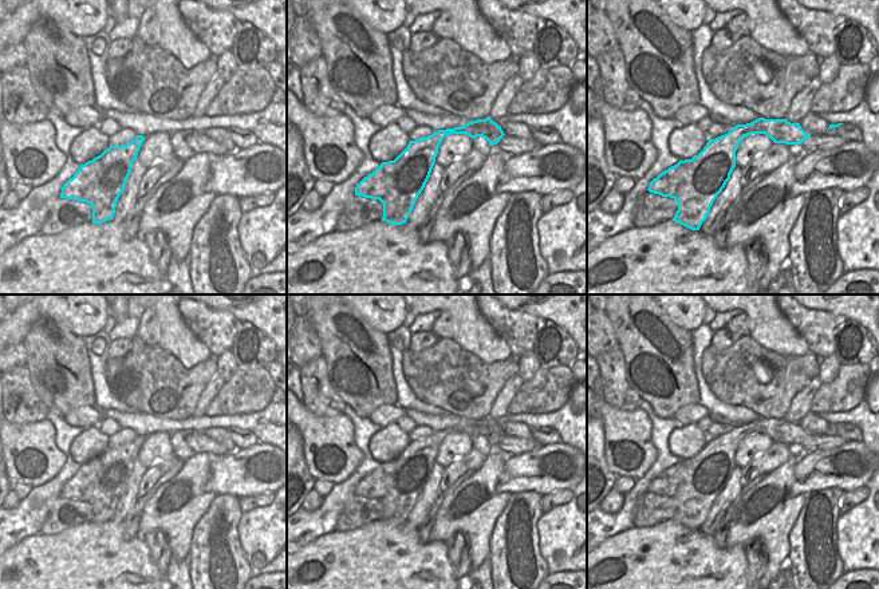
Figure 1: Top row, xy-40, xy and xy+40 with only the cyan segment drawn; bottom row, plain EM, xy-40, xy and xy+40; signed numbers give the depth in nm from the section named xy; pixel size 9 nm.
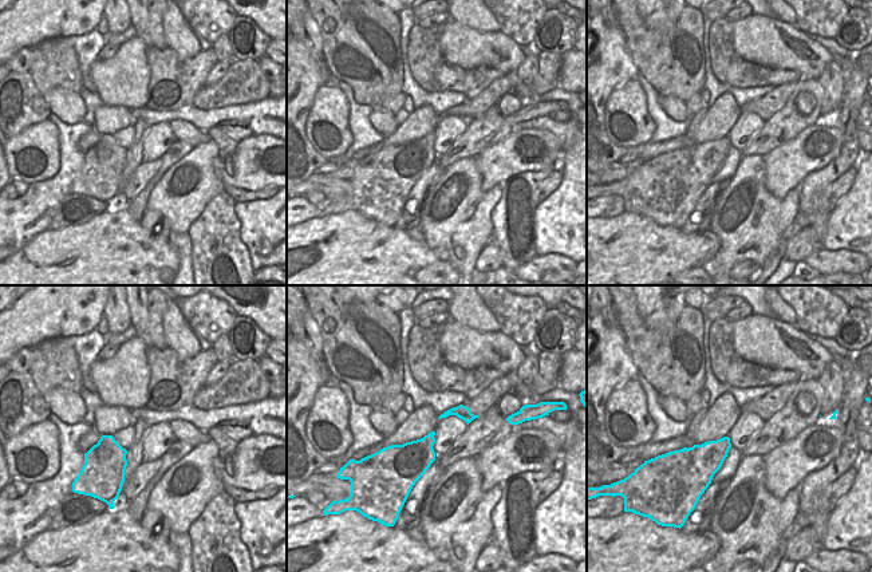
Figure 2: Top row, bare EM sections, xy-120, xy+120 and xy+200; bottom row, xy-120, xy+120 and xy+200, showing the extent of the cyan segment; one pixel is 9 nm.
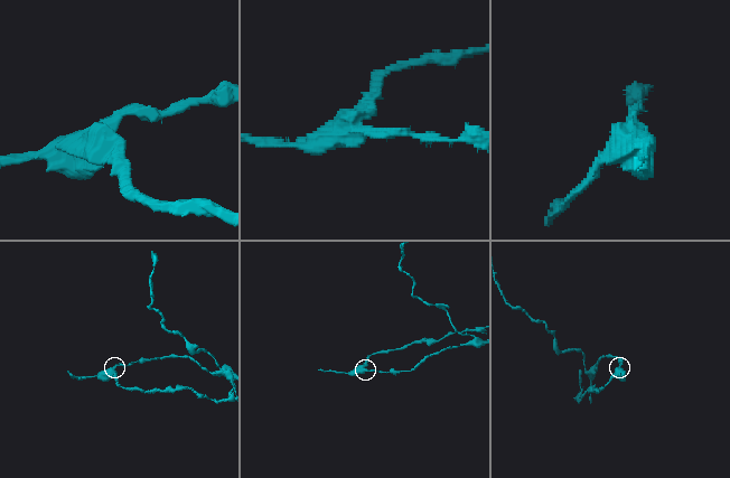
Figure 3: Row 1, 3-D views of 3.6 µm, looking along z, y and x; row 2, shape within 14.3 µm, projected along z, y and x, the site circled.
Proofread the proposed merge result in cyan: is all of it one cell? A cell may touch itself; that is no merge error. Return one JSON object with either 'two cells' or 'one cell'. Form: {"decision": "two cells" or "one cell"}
{"decision": "two cells"}

